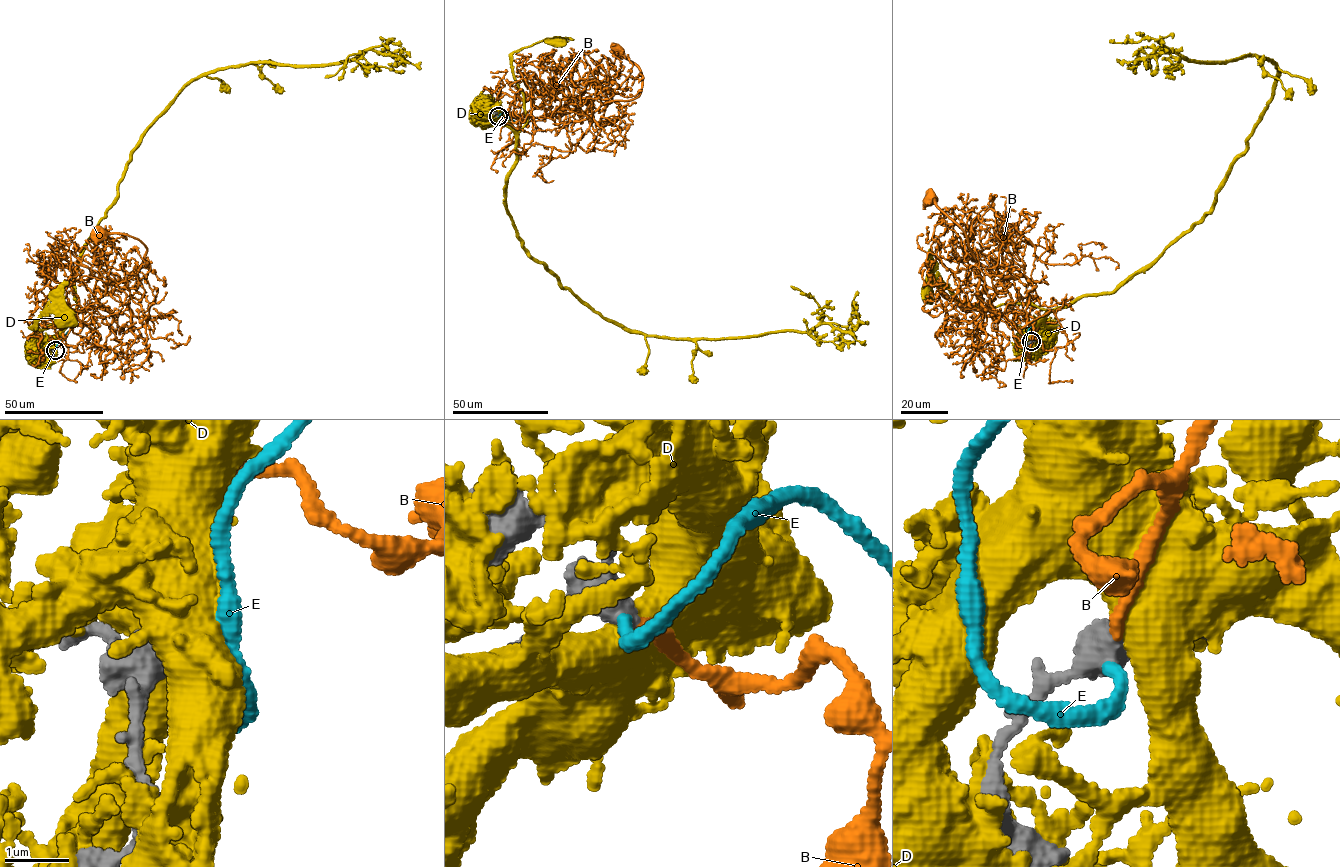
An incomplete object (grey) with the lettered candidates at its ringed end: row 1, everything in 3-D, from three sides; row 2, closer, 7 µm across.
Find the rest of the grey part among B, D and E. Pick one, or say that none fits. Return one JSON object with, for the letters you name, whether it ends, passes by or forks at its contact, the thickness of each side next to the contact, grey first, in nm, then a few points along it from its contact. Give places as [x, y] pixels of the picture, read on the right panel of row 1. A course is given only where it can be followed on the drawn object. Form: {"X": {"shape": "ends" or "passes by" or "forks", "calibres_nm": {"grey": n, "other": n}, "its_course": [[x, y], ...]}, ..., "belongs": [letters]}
{"B": {"shape": "ends", "calibres_nm": {"grey": 320, "other": 180}, "its_course": [[1031, 341], [1040, 322], [1007, 311], [1005, 290], [982, 289], [1021, 274], [1001, 278], [979, 262], [930, 197]]}, "belongs": ["B"]}

